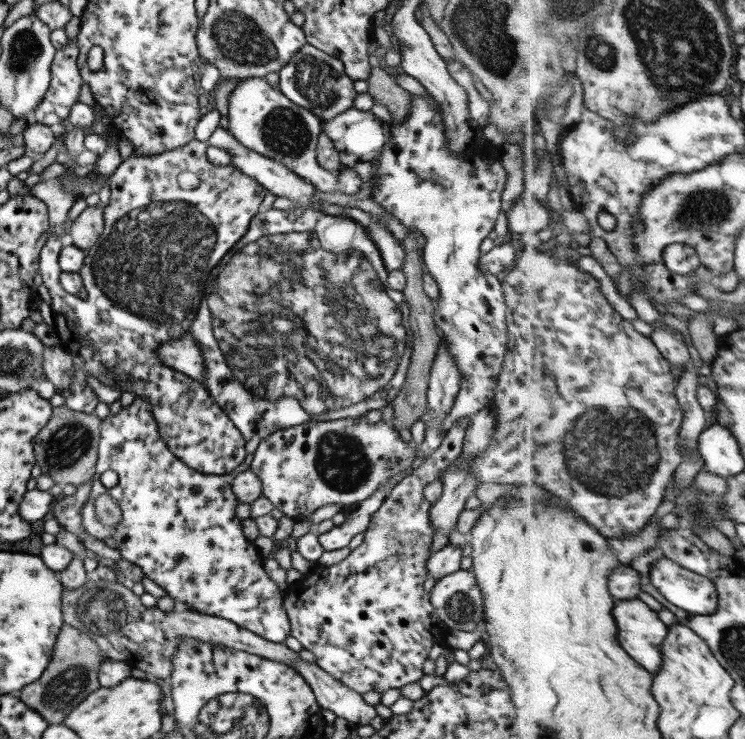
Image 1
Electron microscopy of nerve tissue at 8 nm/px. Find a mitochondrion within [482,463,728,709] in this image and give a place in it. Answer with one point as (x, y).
(695, 506)

